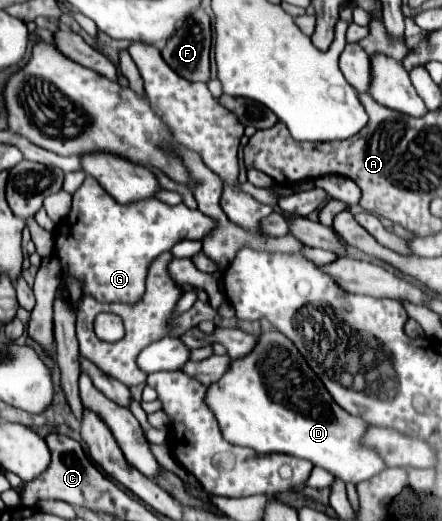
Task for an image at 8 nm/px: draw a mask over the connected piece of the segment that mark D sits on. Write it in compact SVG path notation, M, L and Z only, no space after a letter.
M280 332L262 334L248 358L232 362L232 370L208 388L206 402L212 406L220 430L230 444L304 458L352 484L370 480L386 470L382 456L362 442L370 424L340 408L320 378L316 392L316 374Z

